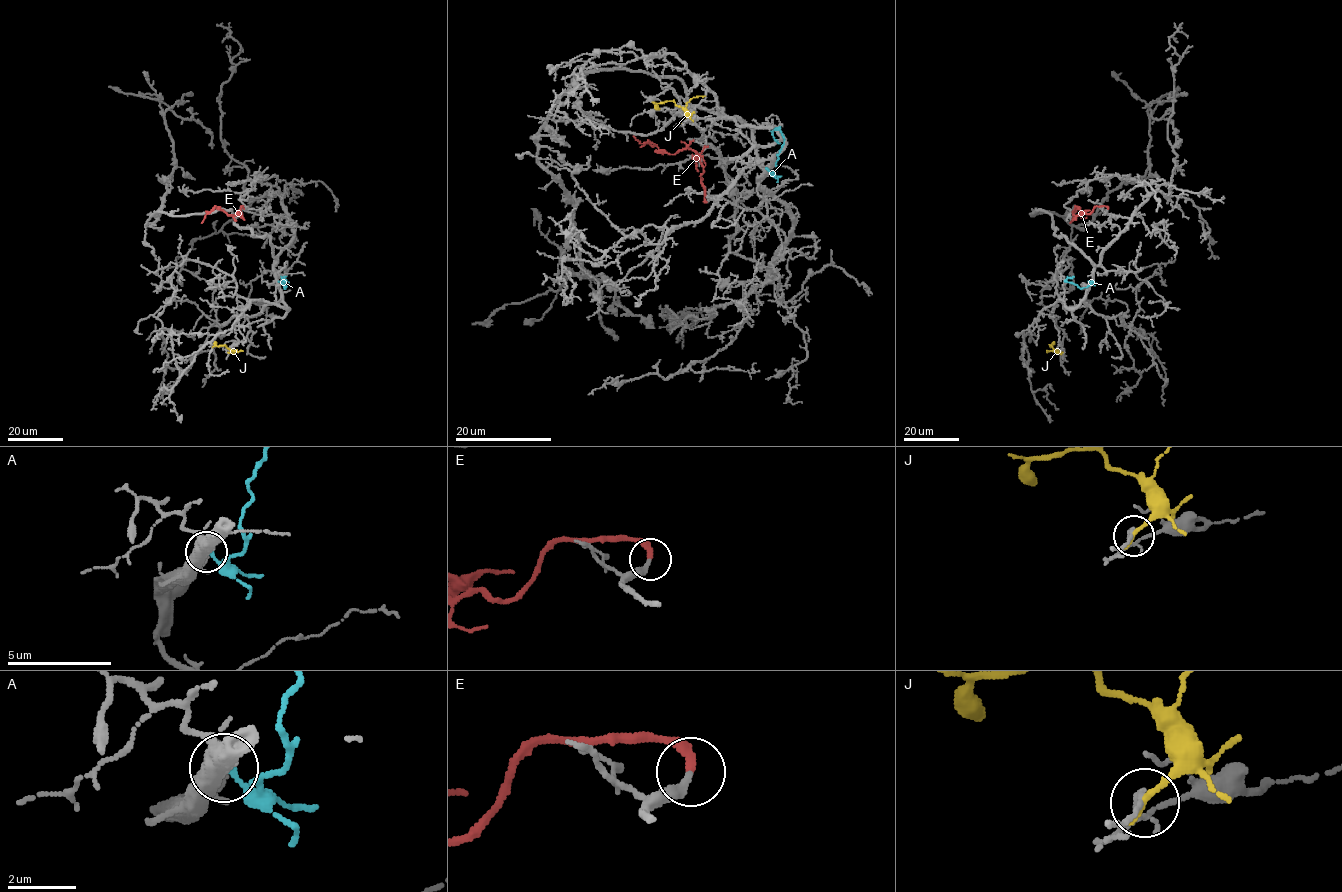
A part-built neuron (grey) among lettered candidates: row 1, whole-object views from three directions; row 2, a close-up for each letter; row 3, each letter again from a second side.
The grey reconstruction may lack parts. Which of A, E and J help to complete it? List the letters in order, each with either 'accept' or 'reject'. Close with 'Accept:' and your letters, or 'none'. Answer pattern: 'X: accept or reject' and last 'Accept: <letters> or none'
A: reject
E: accept
J: reject
Accept: E

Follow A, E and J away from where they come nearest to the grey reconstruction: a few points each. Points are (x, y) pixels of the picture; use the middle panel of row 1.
A: (768, 171), (772, 174), (776, 170), (784, 138), (775, 130), (773, 137), (780, 143)
E: (706, 202), (700, 159), (693, 150), (682, 148), (671, 154), (662, 152), (648, 141), (640, 143), (633, 136)
J: (681, 121), (686, 112), (672, 101), (660, 102), (657, 104), (658, 109)

